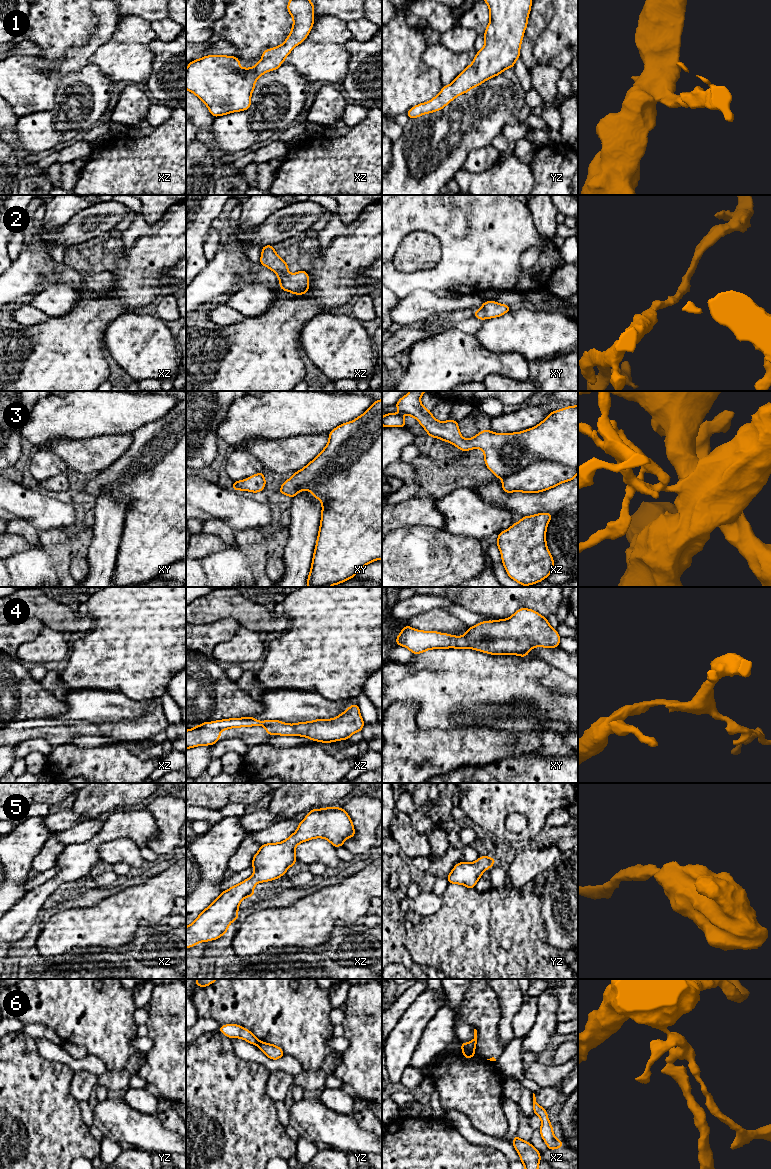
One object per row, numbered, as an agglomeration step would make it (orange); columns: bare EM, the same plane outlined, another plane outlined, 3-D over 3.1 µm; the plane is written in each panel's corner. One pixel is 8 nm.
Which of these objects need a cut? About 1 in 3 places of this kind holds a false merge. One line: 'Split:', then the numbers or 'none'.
Split: 6

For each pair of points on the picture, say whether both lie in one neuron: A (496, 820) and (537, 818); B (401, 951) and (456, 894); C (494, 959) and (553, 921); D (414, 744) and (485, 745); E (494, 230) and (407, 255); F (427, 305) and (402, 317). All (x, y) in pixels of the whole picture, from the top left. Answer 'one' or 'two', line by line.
A: one
B: two
C: two
D: one
E: two
F: one

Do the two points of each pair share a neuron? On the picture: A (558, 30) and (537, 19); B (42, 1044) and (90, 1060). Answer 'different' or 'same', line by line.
A: different
B: same

